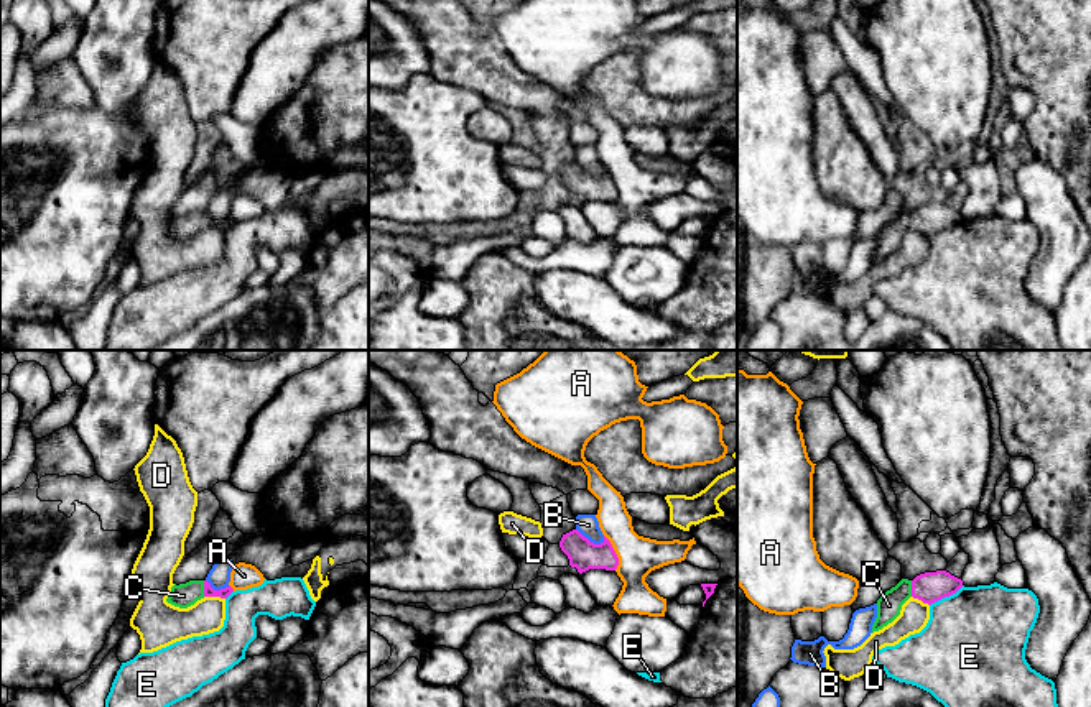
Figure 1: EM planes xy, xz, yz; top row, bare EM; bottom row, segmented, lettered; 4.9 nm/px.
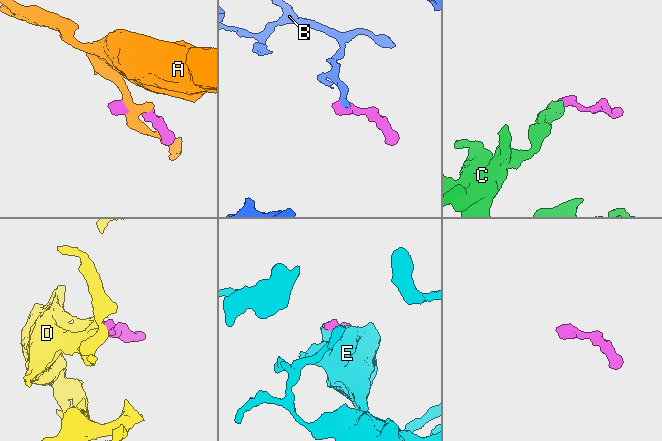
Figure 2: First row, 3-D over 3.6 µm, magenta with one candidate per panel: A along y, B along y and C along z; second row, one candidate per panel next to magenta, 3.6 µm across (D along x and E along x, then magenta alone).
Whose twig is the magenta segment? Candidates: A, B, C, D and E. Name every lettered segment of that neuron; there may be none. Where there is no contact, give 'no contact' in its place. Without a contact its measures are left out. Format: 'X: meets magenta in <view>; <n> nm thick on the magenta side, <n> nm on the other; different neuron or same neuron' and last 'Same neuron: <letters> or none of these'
A: meets magenta in xz; 150 nm thick on the magenta side, 190 nm on the other; different neuron
B: meets magenta in xz; 150 nm thick on the magenta side, 110 nm on the other; different neuron
C: meets magenta in xy; 50 nm thick on the magenta side, 120 nm on the other; same neuron
D: meets magenta in xy; 50 nm thick on the magenta side, 180 nm on the other; different neuron
E: meets magenta in yz; 150 nm thick on the magenta side, 480 nm on the other; different neuron
Same neuron: C

